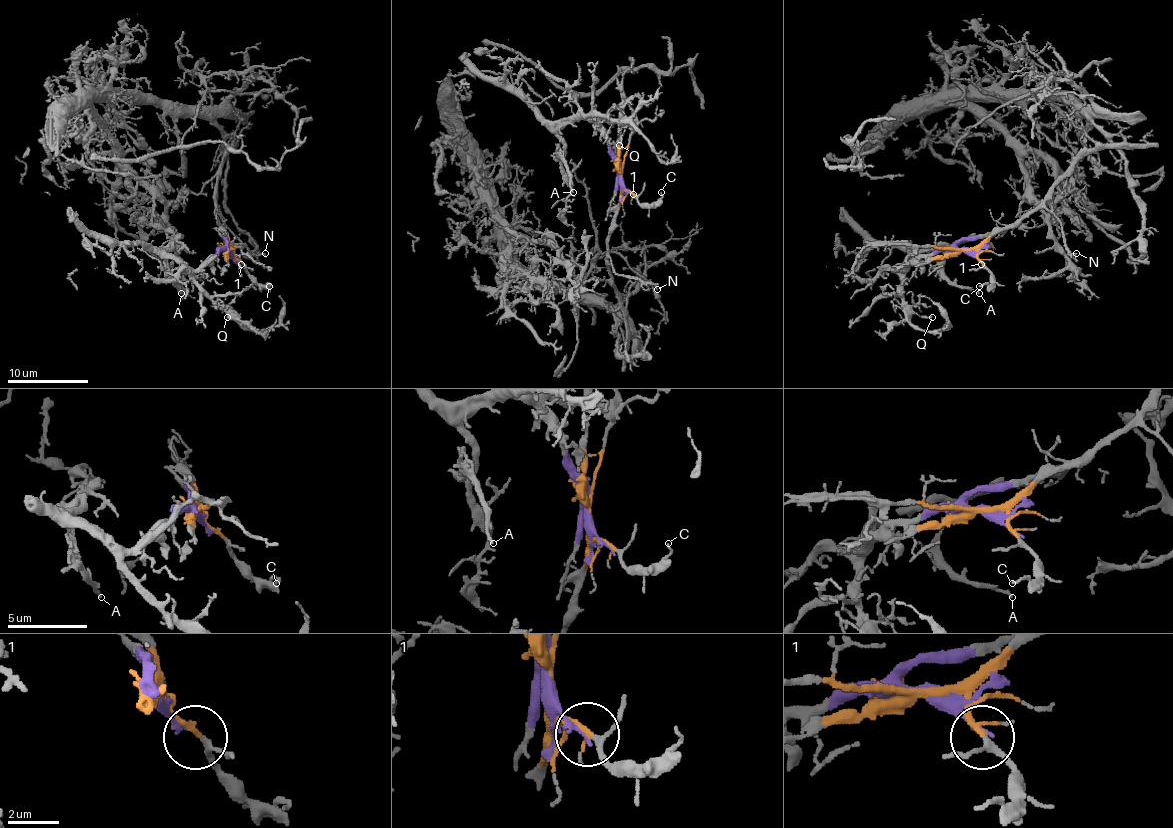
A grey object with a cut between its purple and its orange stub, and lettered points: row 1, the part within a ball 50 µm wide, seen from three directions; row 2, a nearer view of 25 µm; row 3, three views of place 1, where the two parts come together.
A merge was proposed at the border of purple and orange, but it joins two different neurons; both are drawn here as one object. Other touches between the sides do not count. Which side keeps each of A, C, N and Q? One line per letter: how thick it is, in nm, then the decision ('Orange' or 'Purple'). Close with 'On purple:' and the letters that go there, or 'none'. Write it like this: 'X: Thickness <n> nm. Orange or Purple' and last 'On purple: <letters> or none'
A: Thickness 180 nm. Purple
C: Thickness 120 nm. Orange
N: Thickness 160 nm. Orange
Q: Thickness 150 nm. Purple
On purple: A, Q

